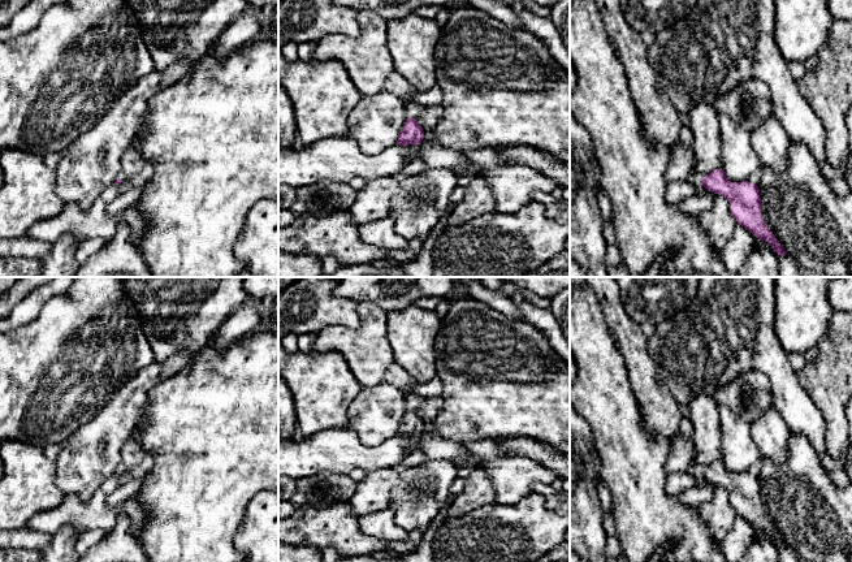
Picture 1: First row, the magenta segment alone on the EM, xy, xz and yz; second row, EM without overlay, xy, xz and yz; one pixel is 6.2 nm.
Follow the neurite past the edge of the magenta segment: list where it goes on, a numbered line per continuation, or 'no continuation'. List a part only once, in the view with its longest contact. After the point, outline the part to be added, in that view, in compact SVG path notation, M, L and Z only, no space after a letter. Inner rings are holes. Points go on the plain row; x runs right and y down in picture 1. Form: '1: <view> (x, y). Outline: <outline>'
1: xz (412, 401). Outline: M410 394L406 397L406 406L412 411L418 411L427 401L427 398L423 398L420 395Z

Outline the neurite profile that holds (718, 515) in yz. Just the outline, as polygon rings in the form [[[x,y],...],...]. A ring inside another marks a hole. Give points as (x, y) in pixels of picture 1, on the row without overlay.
[[[719,485],[715,487],[712,498],[697,510],[715,542],[721,542],[726,537],[738,516],[730,503],[728,492]]]

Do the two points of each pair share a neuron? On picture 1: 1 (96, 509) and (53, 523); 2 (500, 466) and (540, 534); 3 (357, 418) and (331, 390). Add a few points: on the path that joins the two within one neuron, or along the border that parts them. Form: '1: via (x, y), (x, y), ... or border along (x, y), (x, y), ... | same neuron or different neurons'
1: via (86, 514), (64, 514) | same neuron
2: border along (532, 492), (515, 504), (493, 502) | different neurons
3: border along (362, 387), (346, 411), (347, 427) | different neurons

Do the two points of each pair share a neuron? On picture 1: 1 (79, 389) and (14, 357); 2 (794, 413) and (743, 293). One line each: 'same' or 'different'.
1: same
2: same

